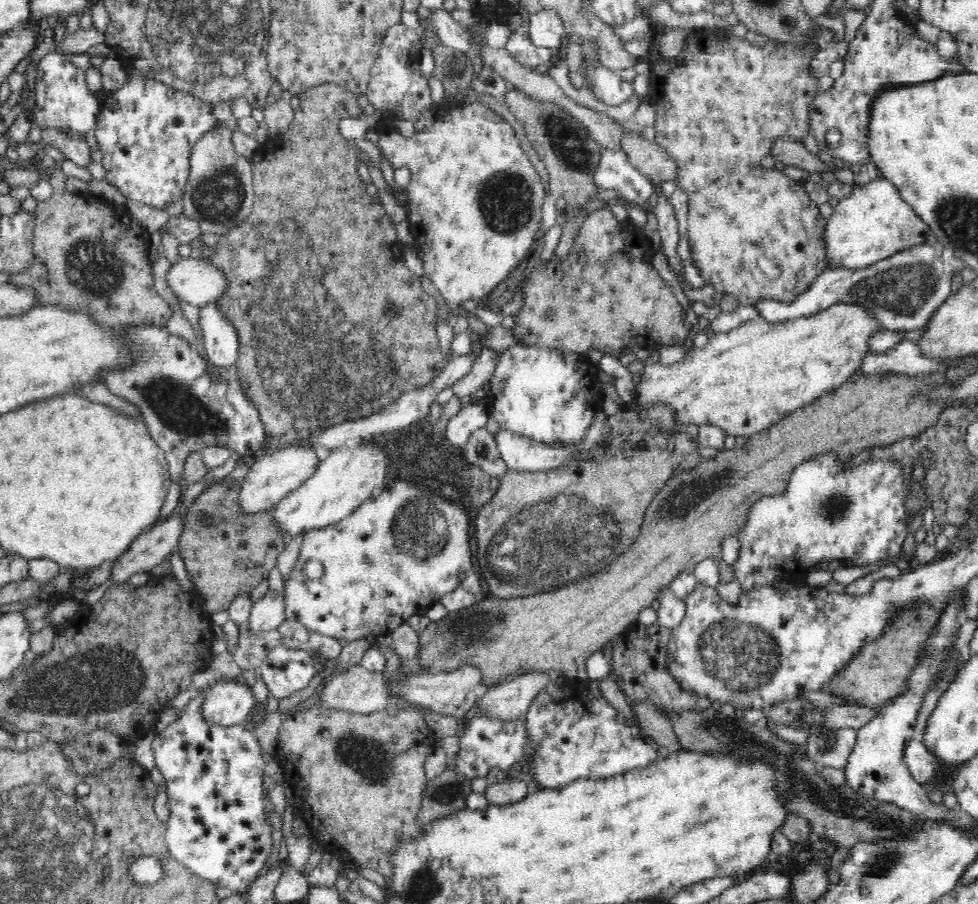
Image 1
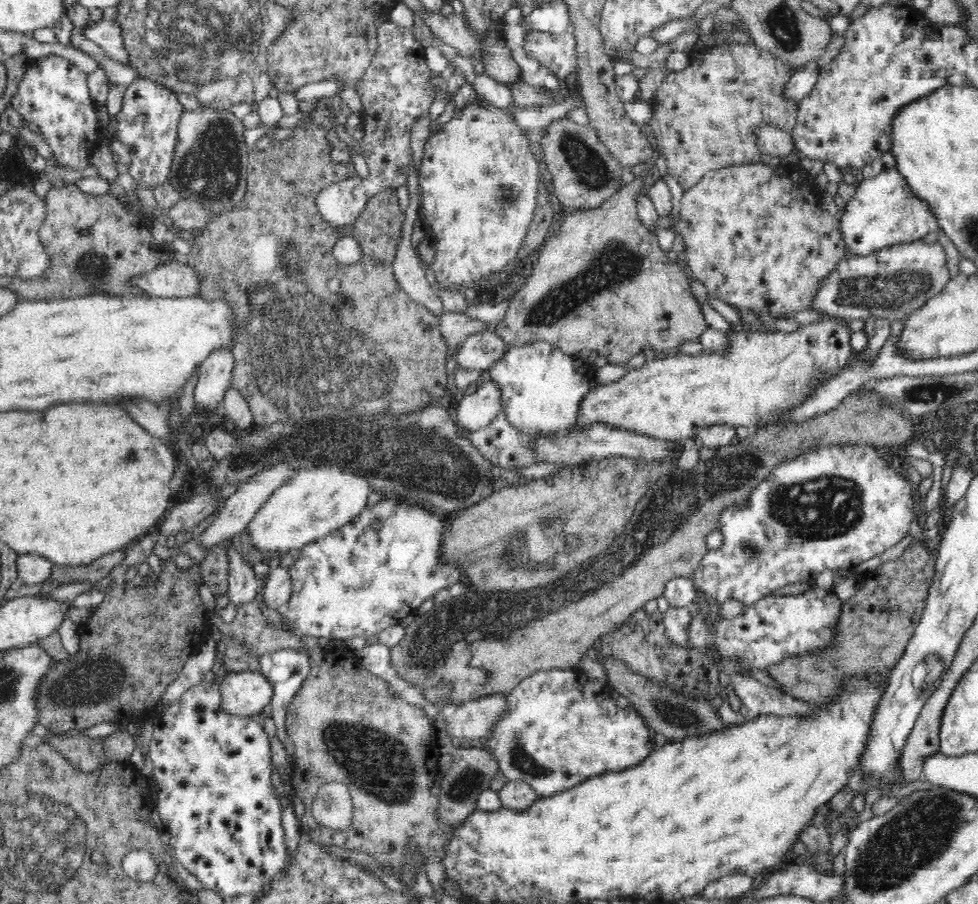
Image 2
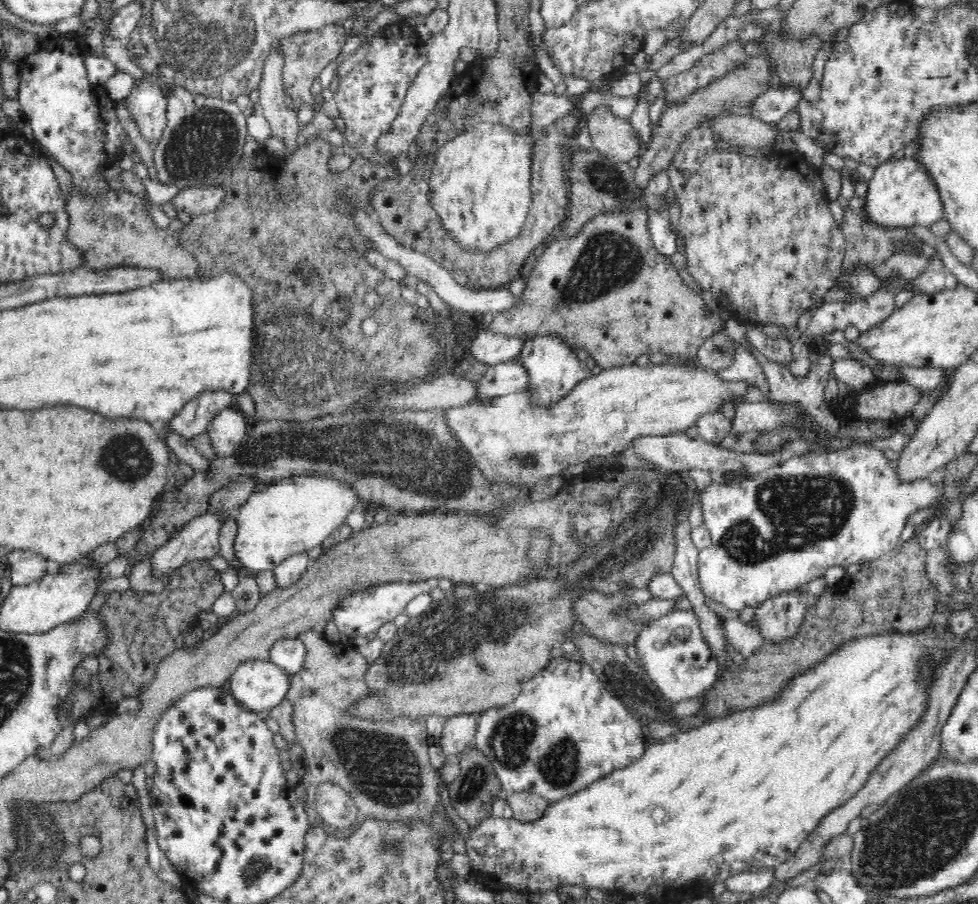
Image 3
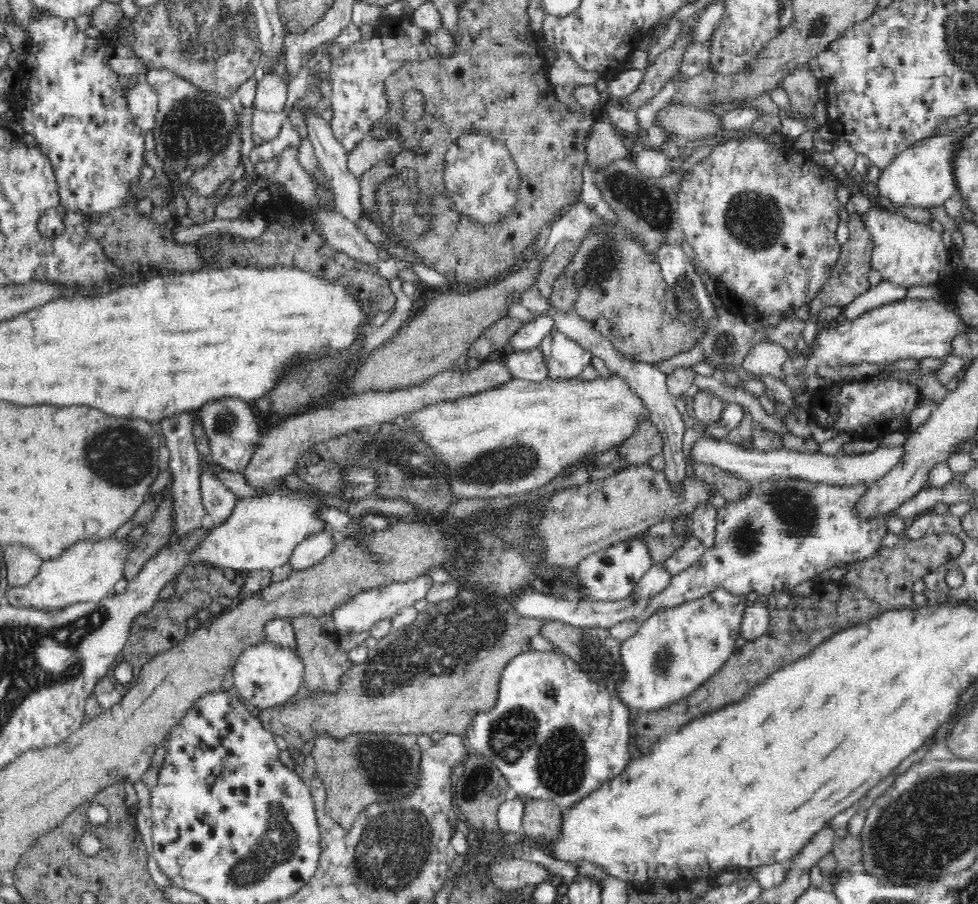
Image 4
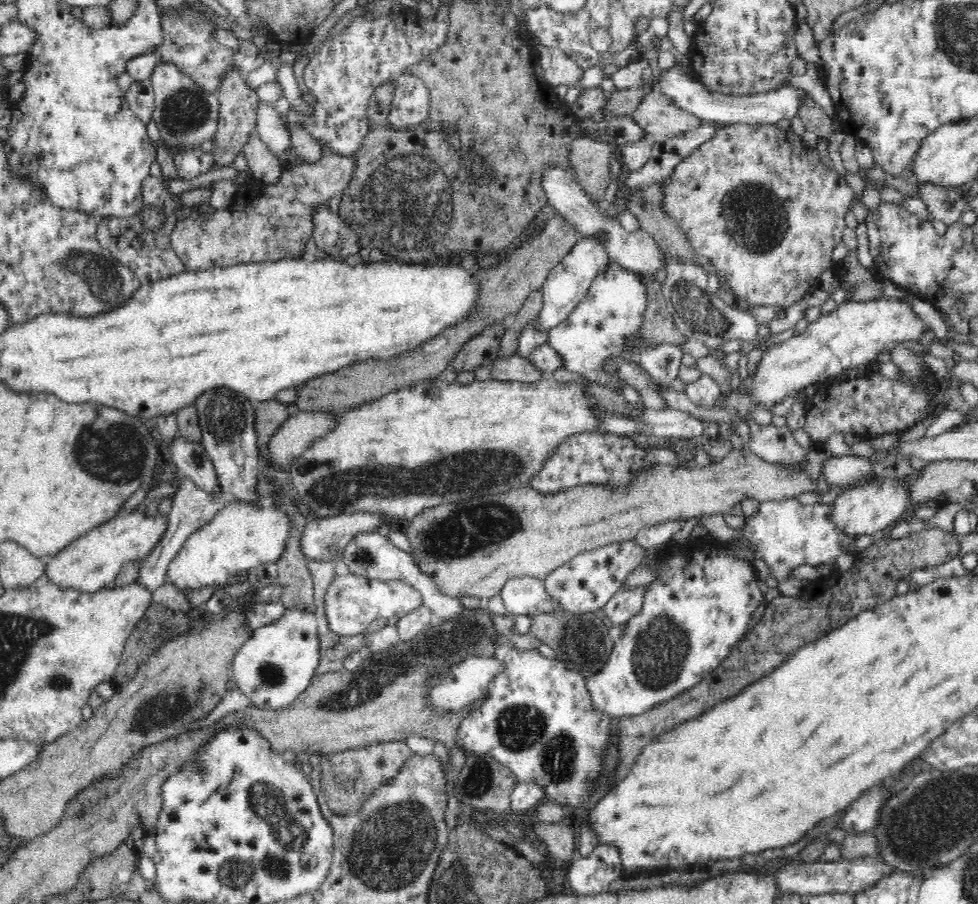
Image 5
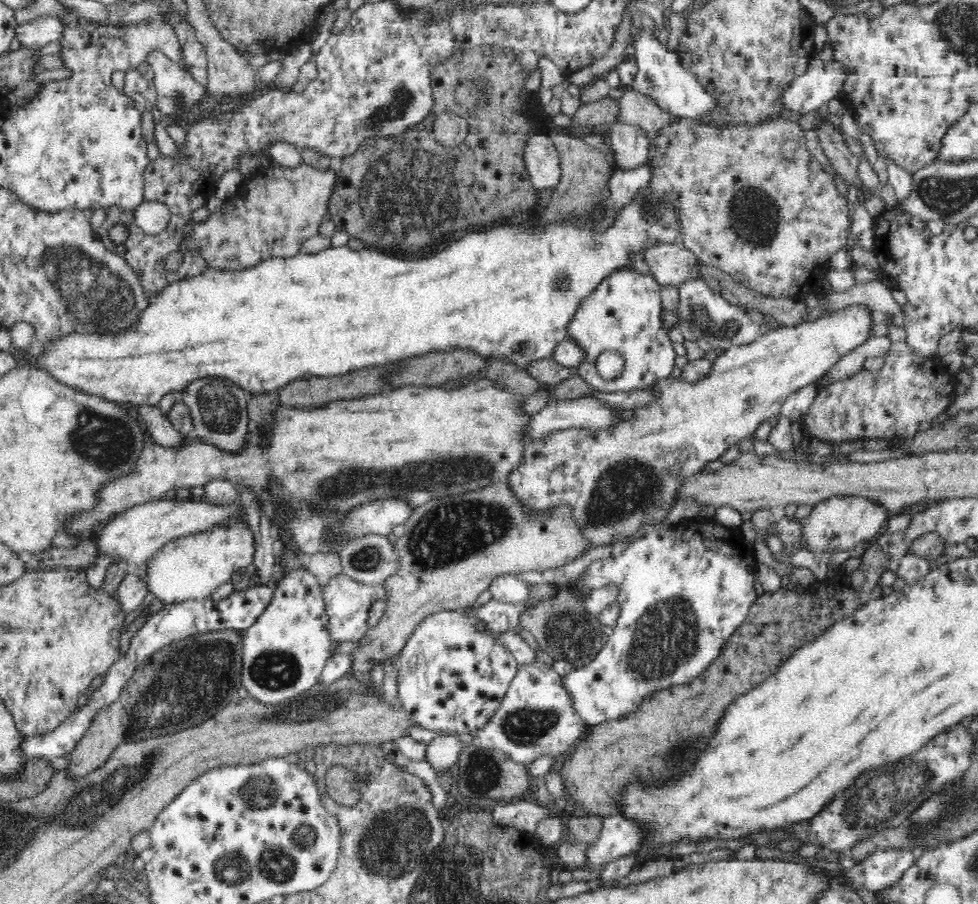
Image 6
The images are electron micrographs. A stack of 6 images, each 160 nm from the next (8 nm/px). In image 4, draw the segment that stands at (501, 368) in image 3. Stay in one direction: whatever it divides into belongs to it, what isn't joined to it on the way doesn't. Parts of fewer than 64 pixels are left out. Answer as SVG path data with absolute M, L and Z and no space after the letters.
M540 346L525 351L507 351L504 362L516 379L540 382L548 377L548 362Z

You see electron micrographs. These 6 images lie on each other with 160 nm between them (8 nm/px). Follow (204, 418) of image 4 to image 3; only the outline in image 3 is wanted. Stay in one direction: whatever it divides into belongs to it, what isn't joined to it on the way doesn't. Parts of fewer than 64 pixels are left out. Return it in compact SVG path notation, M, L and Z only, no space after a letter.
M233 403L219 410L206 430L215 450L215 457L228 458L235 454L248 436L251 425L252 420L244 416Z

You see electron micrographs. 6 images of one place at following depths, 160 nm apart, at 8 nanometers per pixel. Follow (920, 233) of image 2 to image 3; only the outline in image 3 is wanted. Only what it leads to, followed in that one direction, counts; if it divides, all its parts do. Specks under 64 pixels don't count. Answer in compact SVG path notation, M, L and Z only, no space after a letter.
M916 157L896 158L875 167L874 176L867 182L867 188L864 216L883 226L906 228L916 225L928 228L946 216L939 186L924 163Z

